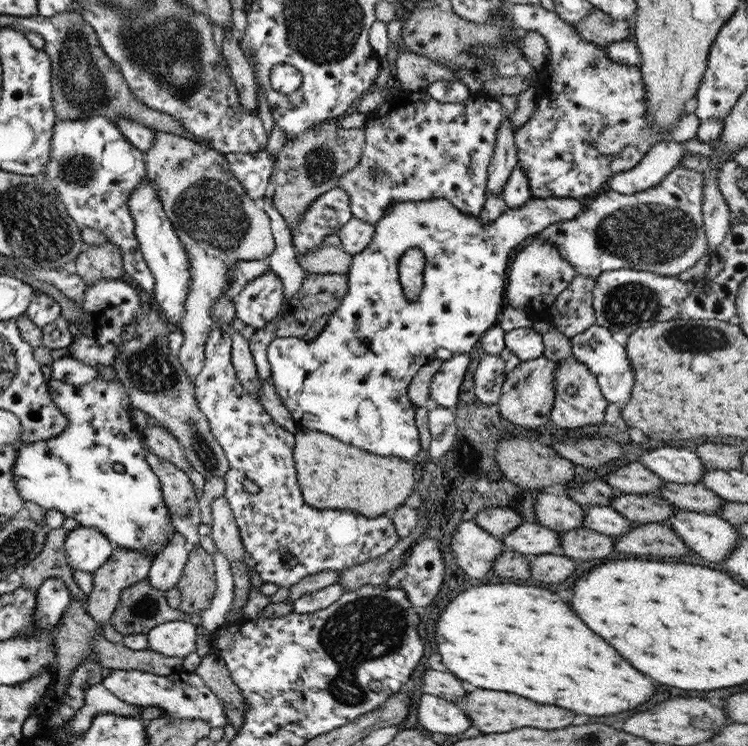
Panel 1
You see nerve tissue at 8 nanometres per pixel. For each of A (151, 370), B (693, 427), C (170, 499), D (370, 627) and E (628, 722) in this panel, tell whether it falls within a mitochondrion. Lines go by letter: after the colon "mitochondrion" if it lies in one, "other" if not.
A: mitochondrion
B: other
C: other
D: mitochondrion
E: other

